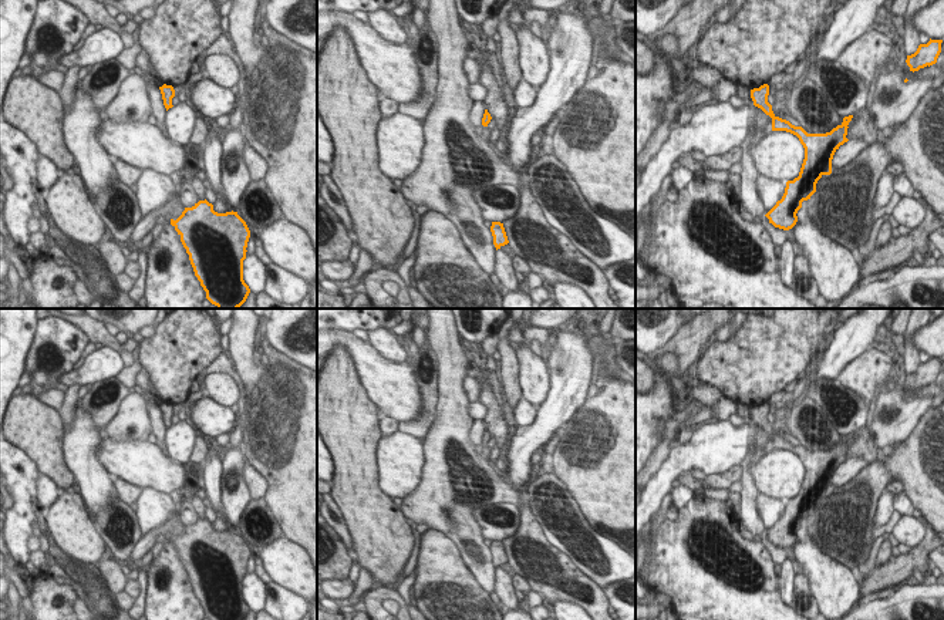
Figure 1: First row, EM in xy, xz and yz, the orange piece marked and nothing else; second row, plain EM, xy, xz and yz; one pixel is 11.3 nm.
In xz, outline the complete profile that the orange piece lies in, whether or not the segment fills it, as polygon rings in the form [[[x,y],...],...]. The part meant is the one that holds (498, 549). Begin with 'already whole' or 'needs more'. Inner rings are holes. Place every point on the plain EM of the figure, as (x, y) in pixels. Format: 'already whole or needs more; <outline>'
already whole; [[[492,540],[490,550],[493,555],[493,563],[496,569],[509,562],[503,542]]]

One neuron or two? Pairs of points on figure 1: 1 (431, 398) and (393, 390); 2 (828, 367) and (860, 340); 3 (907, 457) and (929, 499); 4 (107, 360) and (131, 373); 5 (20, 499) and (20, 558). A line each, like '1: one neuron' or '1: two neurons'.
1: two neurons
2: one neuron
3: one neuron
4: two neurons
5: one neuron

